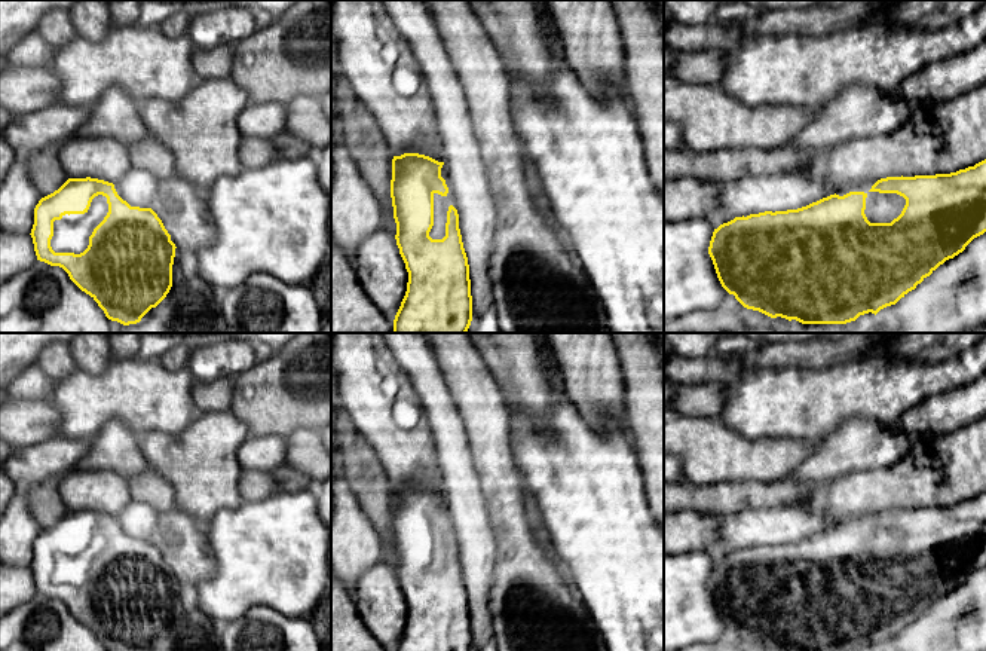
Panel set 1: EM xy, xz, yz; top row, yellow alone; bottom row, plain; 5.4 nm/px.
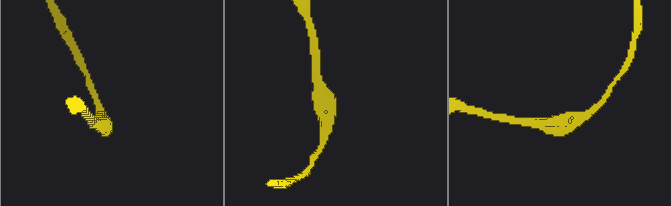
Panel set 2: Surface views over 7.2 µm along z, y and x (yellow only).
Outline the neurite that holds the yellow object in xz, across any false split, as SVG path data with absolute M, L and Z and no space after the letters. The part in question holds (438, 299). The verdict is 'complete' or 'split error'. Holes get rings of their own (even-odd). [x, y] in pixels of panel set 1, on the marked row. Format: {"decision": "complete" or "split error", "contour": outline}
{"decision": "complete", "contour": "M404 153L392 159L391 198L396 223L396 245L408 272L407 291L394 320L394 333L466 333L472 321L472 296L469 265L459 229L457 210L450 205L447 211L445 236L432 239L434 195L447 196L448 187L441 177L444 162L419 153Z"}

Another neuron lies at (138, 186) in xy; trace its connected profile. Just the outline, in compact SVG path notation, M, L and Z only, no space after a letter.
M132 166L114 183L114 189L131 207L150 208L157 184L157 177L150 171Z

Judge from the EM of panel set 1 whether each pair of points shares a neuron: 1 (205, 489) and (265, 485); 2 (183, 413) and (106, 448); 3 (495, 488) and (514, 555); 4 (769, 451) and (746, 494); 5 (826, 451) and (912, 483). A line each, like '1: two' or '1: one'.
1: two
2: two
3: one
4: two
5: two

